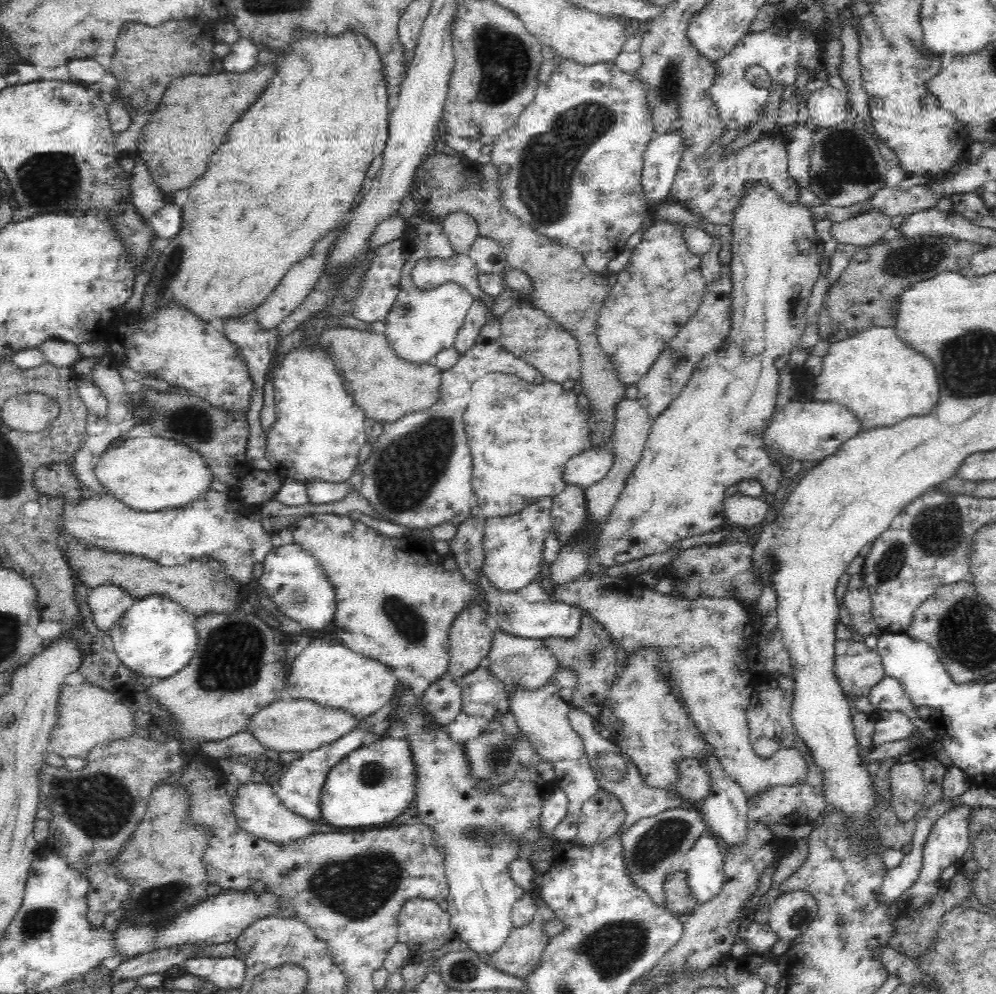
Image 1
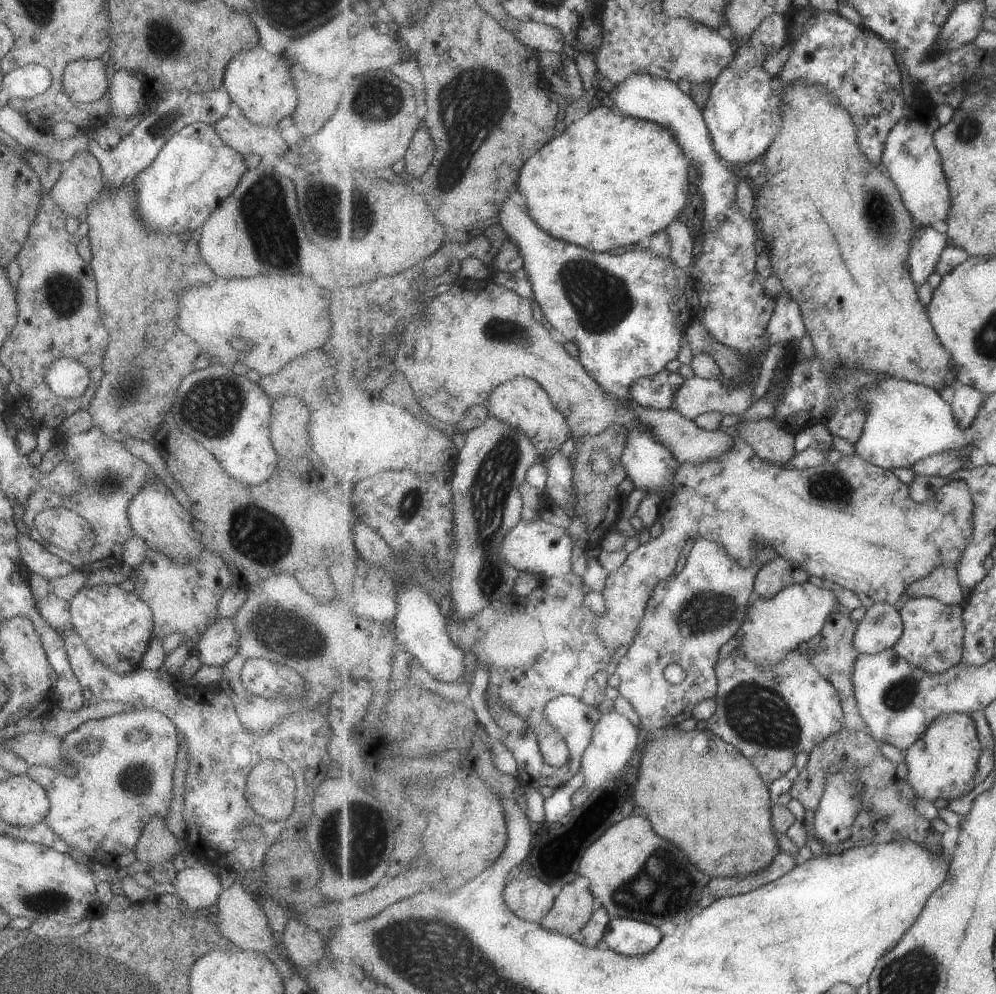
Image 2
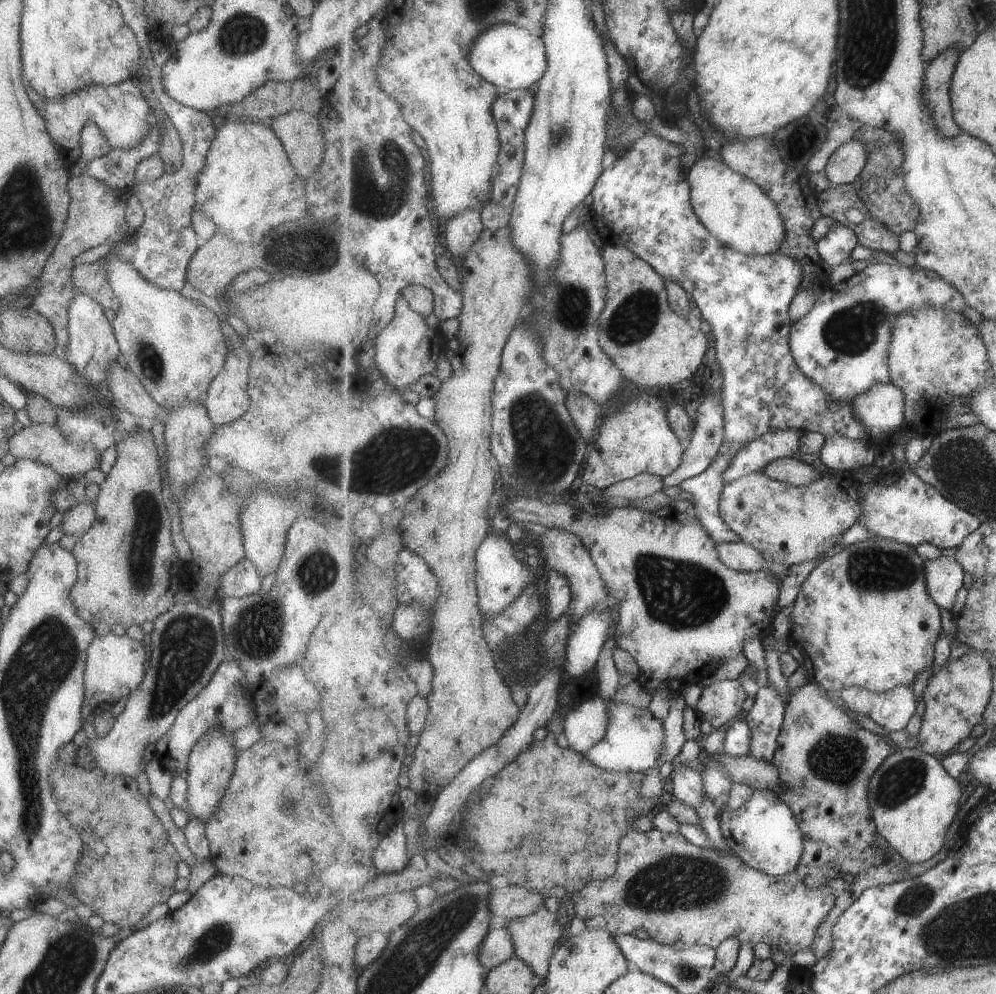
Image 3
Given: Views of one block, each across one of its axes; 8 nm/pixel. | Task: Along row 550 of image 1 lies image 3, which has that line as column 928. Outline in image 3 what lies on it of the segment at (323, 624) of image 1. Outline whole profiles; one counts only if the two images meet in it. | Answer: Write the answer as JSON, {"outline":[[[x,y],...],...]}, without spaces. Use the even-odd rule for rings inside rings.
{"outline":[[[873,264],[867,265],[861,272],[855,273],[850,279],[845,280],[844,282],[839,282],[835,285],[830,285],[825,292],[819,298],[819,302],[811,308],[811,312],[807,316],[803,316],[801,320],[794,322],[792,328],[792,334],[790,337],[790,347],[799,366],[799,370],[817,386],[823,388],[825,394],[829,394],[829,402],[845,402],[845,404],[852,404],[852,402],[861,396],[861,394],[867,394],[867,390],[871,390],[873,386],[879,386],[881,384],[889,384],[892,382],[891,373],[889,370],[889,346],[893,342],[893,324],[895,324],[895,318],[905,312],[905,310],[923,308],[923,306],[939,306],[939,308],[947,308],[947,310],[955,310],[955,312],[962,313],[965,308],[968,307],[967,300],[965,296],[949,282],[945,282],[937,272],[931,272],[925,270],[925,268],[916,268],[916,271],[913,272],[909,266],[889,266],[889,264]]]}

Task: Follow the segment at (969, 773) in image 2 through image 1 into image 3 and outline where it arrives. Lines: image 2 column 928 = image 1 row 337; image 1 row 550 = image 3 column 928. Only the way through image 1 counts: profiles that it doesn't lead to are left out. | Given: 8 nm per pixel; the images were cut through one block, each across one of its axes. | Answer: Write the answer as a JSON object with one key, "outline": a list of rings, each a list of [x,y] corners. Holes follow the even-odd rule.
{"outline":[[[874,537],[871,540],[857,542],[843,552],[827,556],[822,563],[816,566],[799,586],[795,601],[793,602],[793,627],[791,638],[793,642],[805,654],[807,663],[803,666],[807,670],[810,678],[814,679],[822,688],[839,695],[845,688],[859,686],[873,693],[889,692],[897,686],[913,686],[915,676],[926,668],[933,667],[935,658],[935,642],[941,635],[941,608],[937,602],[931,598],[927,585],[927,570],[925,570],[927,560],[923,560],[919,552],[915,552],[915,547],[911,544],[901,543],[884,537]]]}

